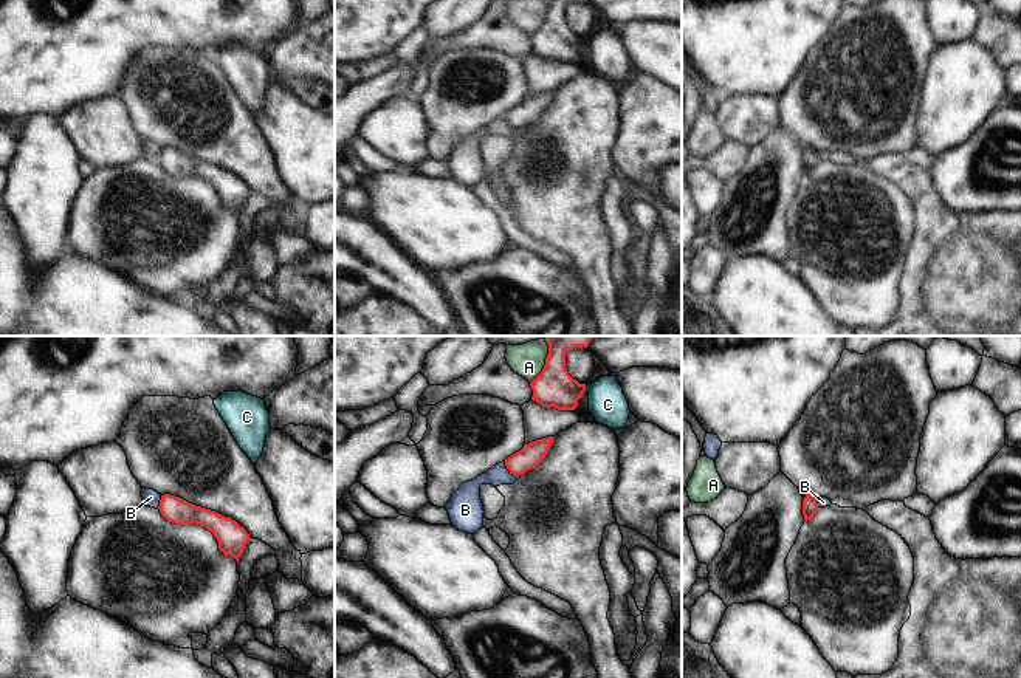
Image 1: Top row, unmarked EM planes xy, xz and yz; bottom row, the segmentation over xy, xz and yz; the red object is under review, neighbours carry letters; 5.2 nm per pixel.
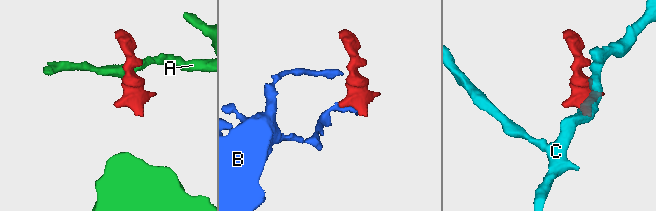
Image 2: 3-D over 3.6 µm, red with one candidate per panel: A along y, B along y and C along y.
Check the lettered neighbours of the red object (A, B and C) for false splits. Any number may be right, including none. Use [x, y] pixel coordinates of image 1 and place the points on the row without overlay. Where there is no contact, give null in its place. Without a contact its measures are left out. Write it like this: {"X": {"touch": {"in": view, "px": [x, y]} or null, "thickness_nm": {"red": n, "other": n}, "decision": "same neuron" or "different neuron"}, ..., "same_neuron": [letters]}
{"A": {"touch": {"in": "xz", "px": [544, 19]}, "thickness_nm": {"red": 200, "other": 160}, "decision": "different neuron"}, "B": {"touch": {"in": "xz", "px": [510, 124]}, "thickness_nm": {"red": 120, "other": 120}, "decision": "different neuron"}, "C": {"touch": {"in": "xz", "px": [584, 42]}, "thickness_nm": {"red": 200, "other": 200}, "decision": "different neuron"}, "same_neuron": []}

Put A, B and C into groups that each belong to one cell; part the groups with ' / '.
A / B / C

